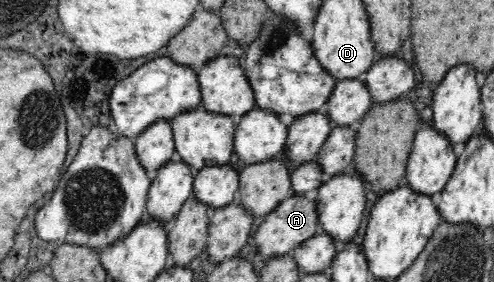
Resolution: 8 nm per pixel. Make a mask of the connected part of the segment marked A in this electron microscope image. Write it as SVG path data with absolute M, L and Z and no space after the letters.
M292 196L284 203L280 203L280 207L274 213L270 213L266 219L263 219L254 235L254 241L257 251L268 258L266 261L270 261L270 259L290 256L292 251L321 232L322 226L319 225L317 204L313 198Z

